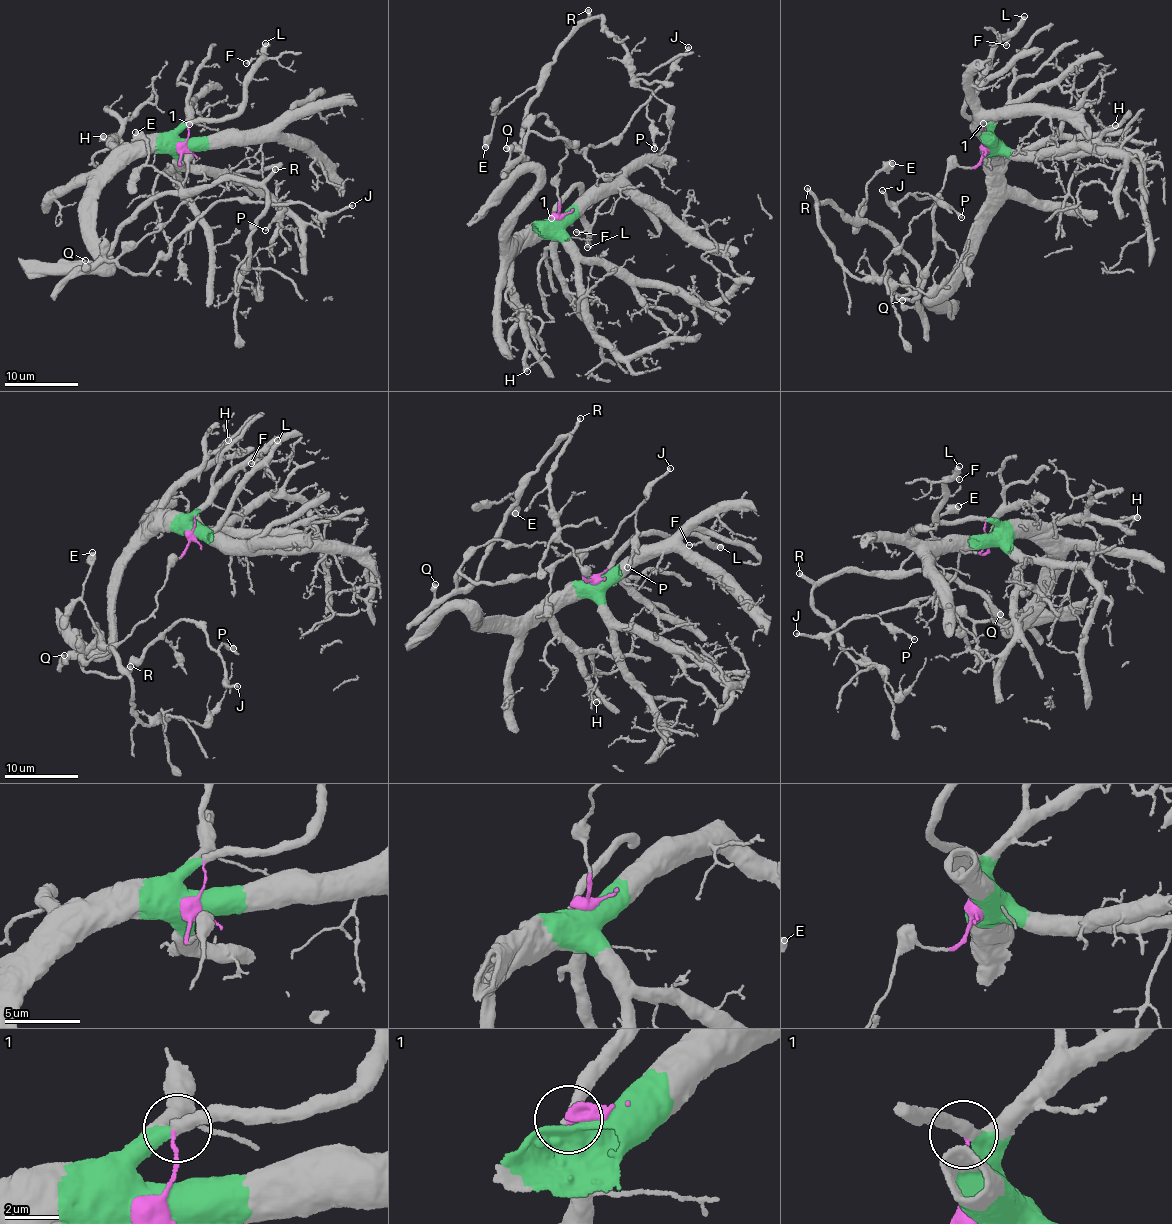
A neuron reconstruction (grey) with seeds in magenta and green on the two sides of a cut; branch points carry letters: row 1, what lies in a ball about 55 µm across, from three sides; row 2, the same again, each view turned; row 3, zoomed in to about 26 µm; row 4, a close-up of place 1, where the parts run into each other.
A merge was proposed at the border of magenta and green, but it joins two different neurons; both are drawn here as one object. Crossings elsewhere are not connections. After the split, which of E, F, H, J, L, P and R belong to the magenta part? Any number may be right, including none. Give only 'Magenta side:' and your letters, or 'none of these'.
Magenta side: E, J, P, R

